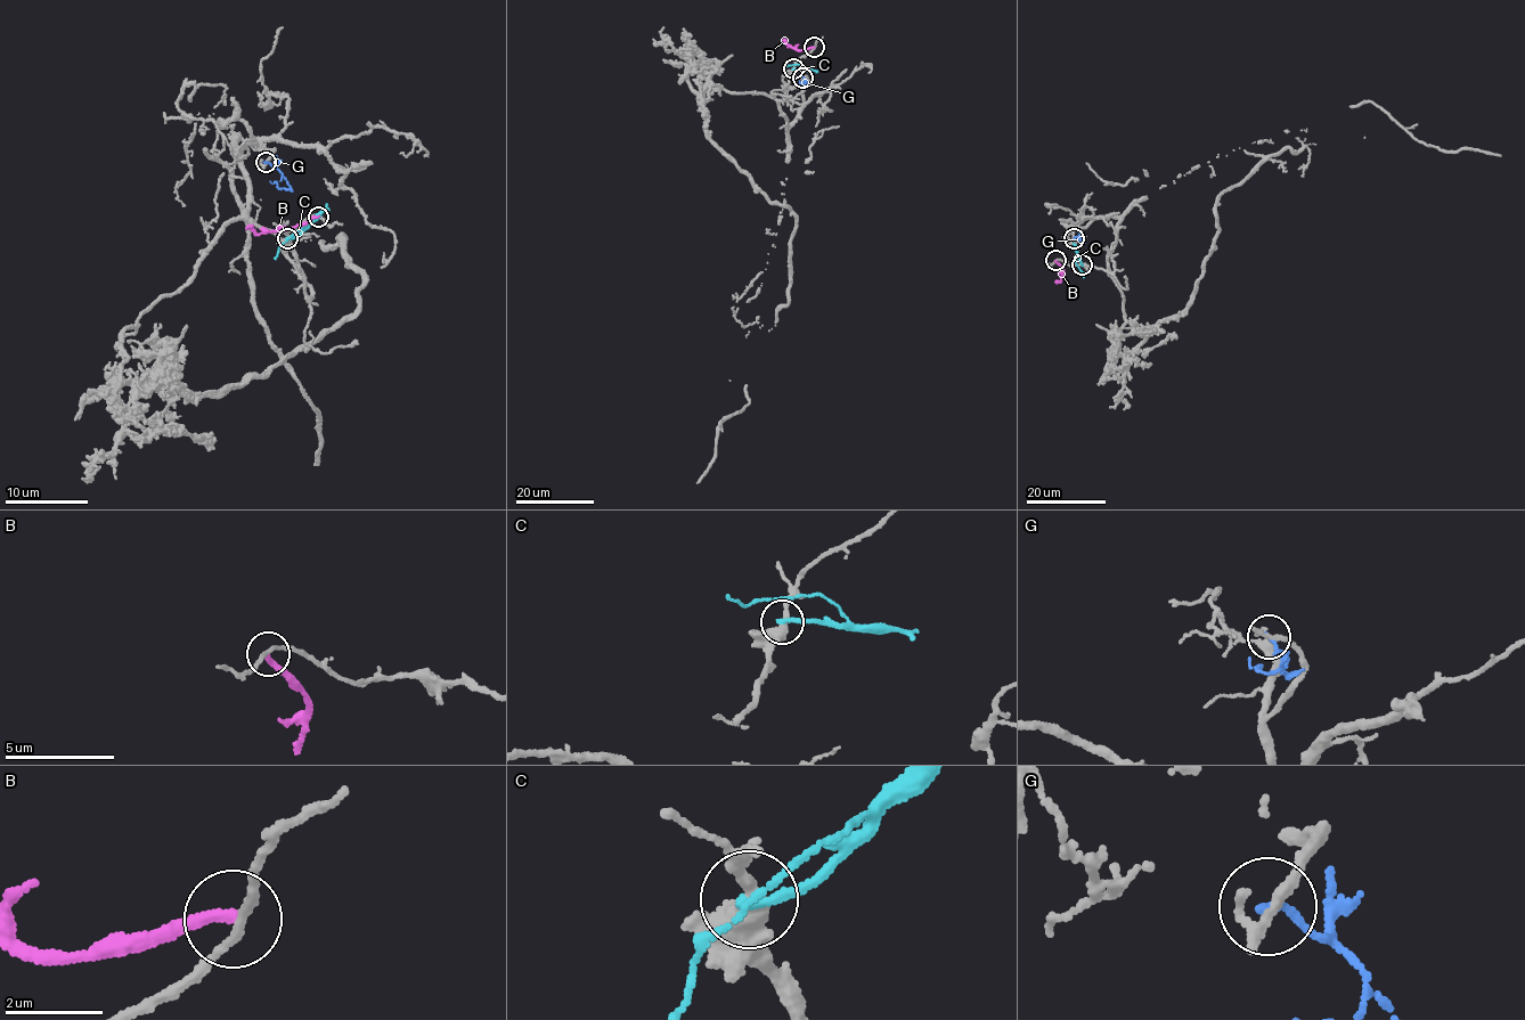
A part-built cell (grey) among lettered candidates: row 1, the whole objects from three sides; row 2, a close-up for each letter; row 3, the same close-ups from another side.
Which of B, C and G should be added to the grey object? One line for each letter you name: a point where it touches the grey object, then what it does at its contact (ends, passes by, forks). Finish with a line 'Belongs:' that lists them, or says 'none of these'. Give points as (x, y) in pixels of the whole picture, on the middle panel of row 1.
Belongs: none of these

